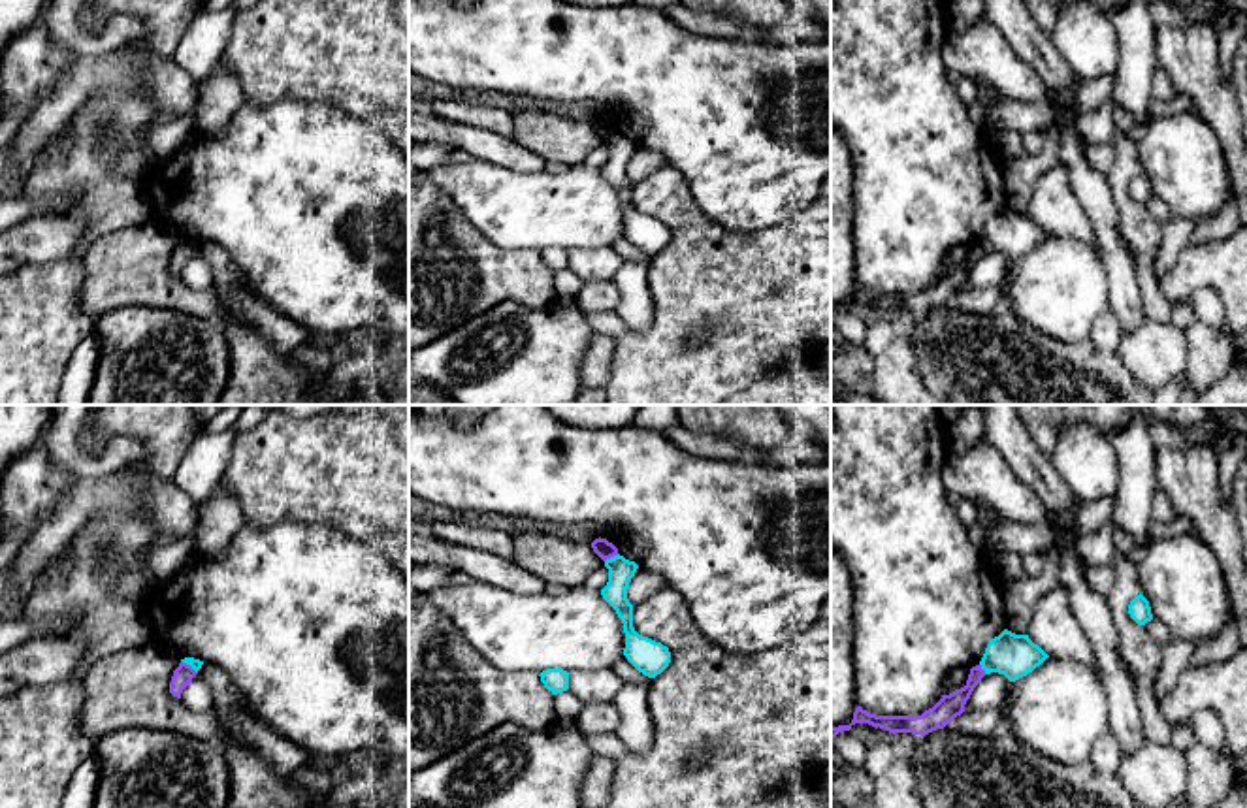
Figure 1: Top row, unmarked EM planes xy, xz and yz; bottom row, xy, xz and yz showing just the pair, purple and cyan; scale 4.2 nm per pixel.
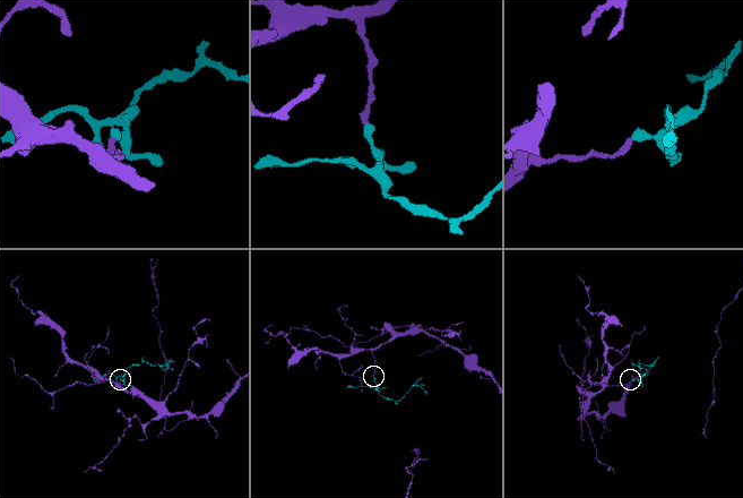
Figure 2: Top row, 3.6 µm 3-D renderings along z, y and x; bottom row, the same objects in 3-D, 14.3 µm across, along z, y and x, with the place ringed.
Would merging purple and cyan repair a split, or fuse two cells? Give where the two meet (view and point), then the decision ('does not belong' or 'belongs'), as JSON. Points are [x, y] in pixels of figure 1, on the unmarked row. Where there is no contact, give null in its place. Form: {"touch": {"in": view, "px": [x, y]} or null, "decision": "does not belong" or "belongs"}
{"touch": {"in": "xz", "px": [611, 134]}, "decision": "does not belong"}

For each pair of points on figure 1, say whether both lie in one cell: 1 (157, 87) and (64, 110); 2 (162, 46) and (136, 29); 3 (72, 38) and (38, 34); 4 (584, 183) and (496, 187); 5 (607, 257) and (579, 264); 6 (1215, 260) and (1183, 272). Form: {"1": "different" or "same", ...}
{"1": "same", "2": "different", "3": "different", "4": "same", "5": "same", "6": "same"}

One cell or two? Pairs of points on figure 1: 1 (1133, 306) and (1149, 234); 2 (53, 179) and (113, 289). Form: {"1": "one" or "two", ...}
{"1": "two", "2": "two"}

